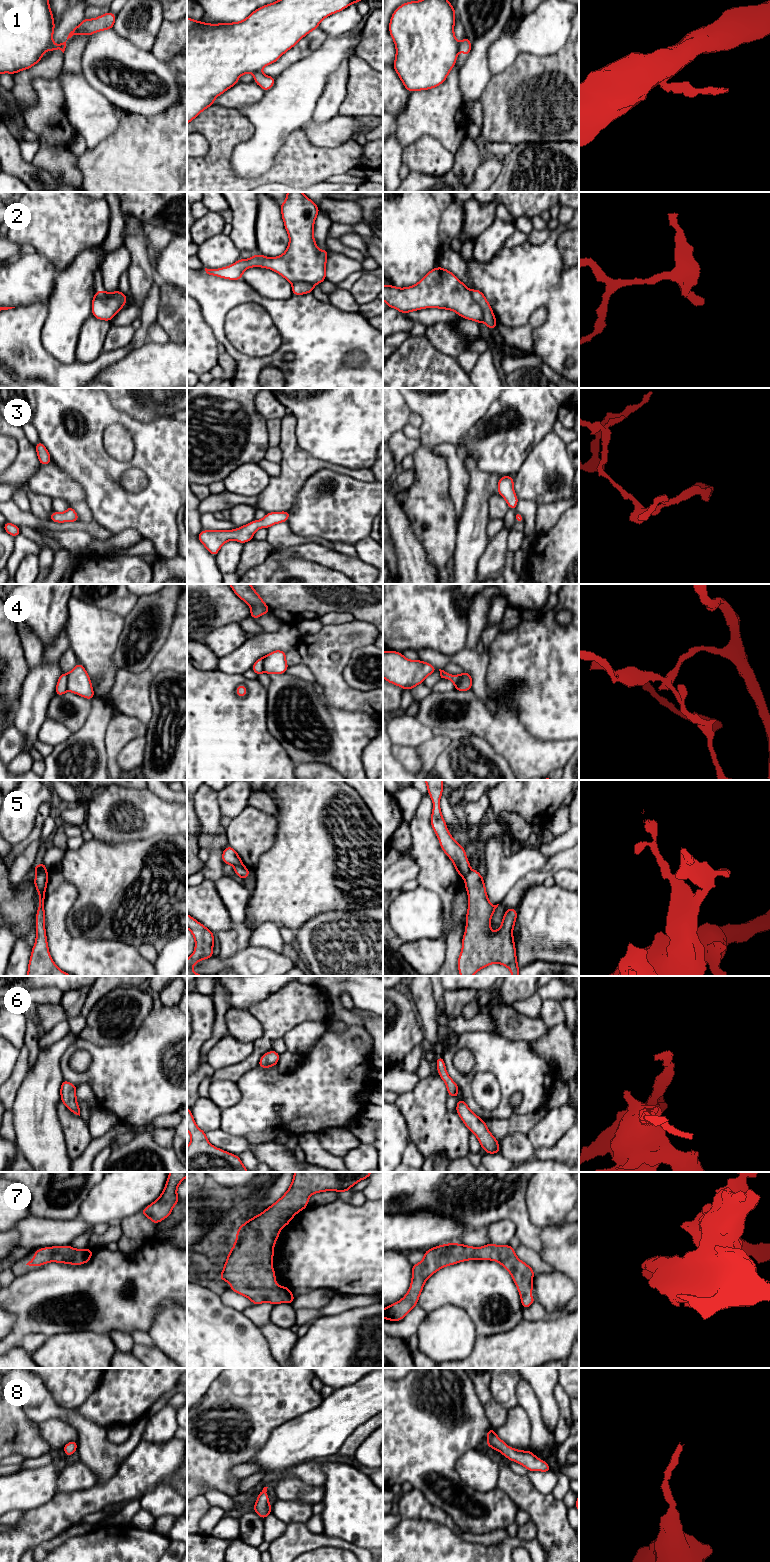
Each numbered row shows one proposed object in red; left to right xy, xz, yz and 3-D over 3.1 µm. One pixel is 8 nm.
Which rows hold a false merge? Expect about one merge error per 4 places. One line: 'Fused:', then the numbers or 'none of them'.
Fused: 1, 2, 4, 5

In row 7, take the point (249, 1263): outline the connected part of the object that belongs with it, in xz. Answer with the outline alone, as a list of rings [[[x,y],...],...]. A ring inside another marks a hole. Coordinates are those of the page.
[[[294,1172],[289,1189],[279,1200],[239,1226],[220,1280],[226,1280],[231,1290],[249,1298],[253,1305],[263,1302],[292,1304],[295,1296],[286,1286],[277,1285],[272,1267],[274,1244],[281,1229],[308,1206],[312,1194],[347,1192],[371,1173]]]

